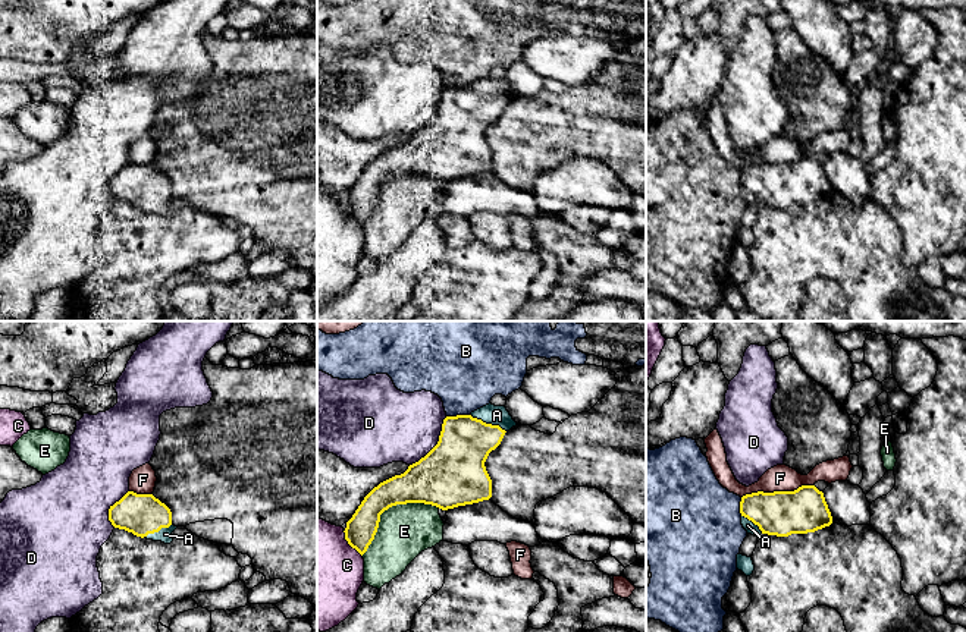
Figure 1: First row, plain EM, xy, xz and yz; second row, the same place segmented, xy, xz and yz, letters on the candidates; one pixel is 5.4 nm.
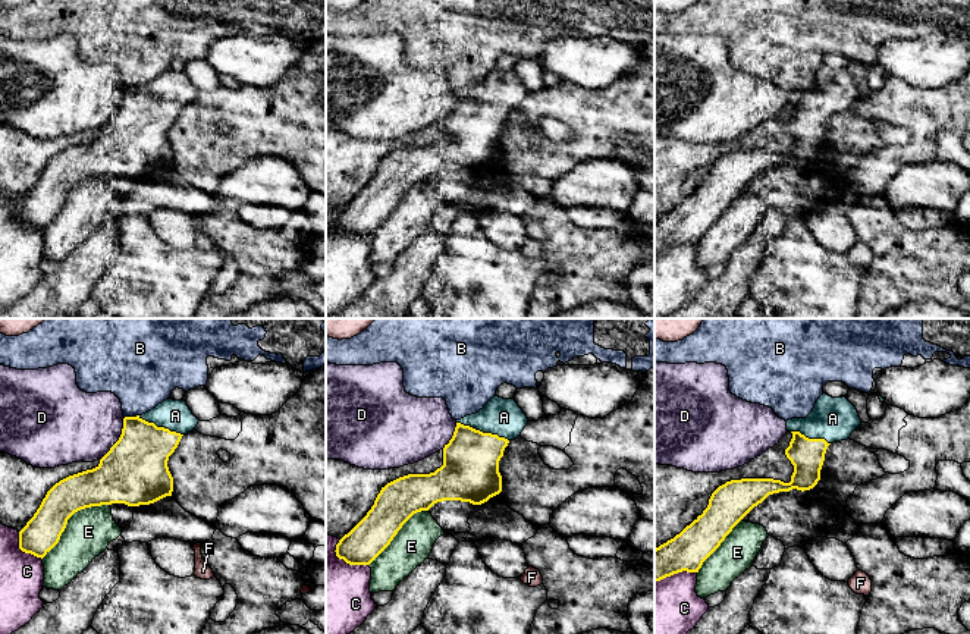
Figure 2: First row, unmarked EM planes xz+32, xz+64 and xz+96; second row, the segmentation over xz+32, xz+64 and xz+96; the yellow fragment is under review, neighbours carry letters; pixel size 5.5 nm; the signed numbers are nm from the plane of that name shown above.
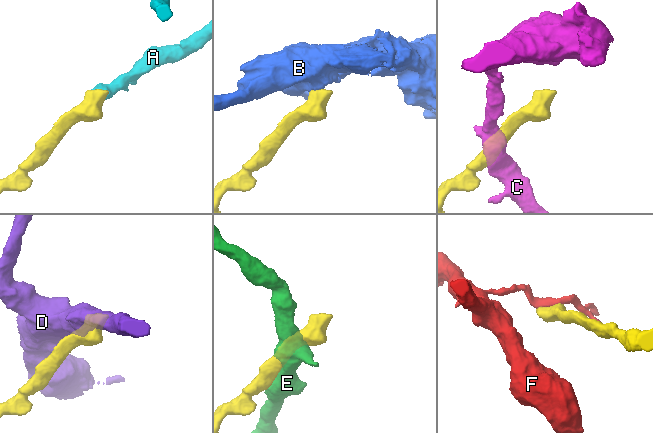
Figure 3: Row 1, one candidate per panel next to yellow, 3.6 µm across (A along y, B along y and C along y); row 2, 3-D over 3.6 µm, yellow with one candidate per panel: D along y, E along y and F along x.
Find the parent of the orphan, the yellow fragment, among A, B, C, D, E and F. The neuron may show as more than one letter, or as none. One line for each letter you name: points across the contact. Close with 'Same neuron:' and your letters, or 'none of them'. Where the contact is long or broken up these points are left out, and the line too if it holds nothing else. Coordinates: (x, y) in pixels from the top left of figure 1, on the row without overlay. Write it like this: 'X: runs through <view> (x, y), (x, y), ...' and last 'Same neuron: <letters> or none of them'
A: runs through xz (458, 131), (463, 120), (488, 96), (496, 87)
Same neuron: A

